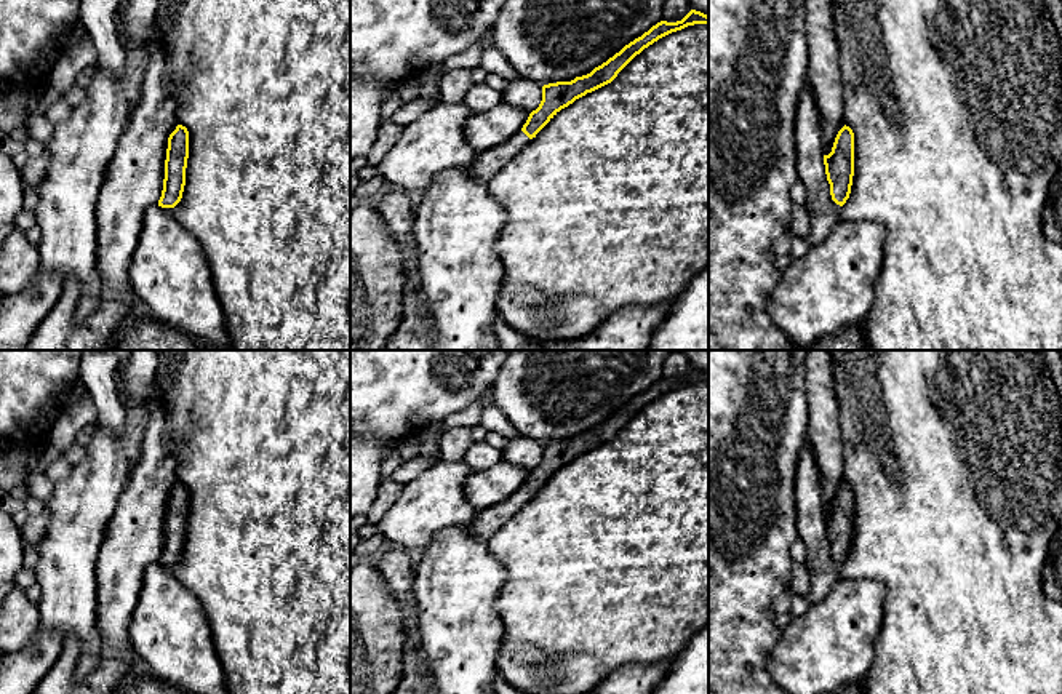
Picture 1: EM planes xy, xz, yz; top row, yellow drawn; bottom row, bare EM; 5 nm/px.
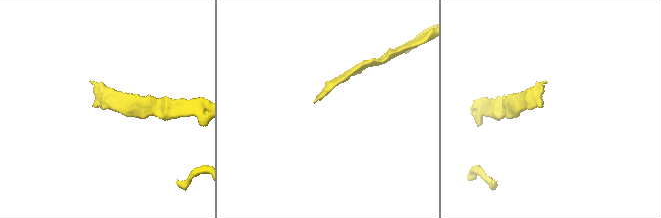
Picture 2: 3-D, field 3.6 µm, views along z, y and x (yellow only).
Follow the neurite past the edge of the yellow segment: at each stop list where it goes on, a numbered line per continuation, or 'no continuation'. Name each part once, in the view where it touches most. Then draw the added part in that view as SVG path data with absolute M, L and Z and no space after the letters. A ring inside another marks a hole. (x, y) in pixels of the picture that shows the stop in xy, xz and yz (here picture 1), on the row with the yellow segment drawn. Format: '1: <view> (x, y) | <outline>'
1: xz (490, 162) | M520 130L504 144L480 152L470 166L475 179L488 184L531 139Z

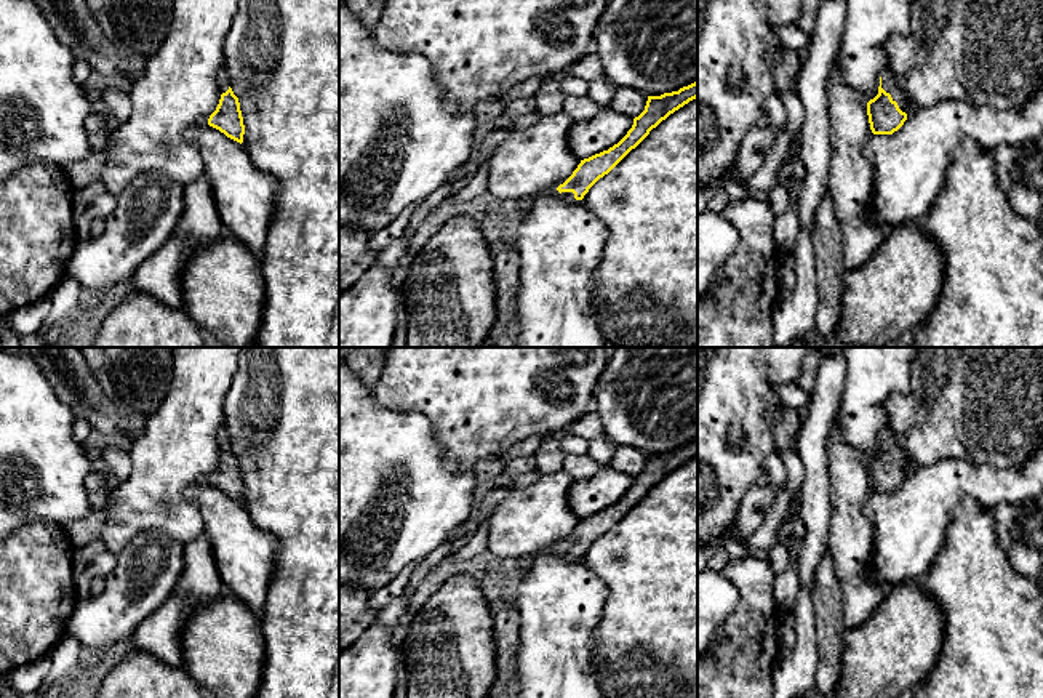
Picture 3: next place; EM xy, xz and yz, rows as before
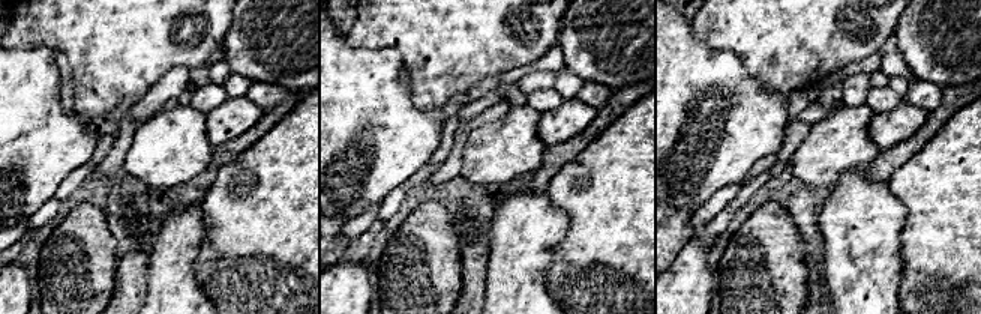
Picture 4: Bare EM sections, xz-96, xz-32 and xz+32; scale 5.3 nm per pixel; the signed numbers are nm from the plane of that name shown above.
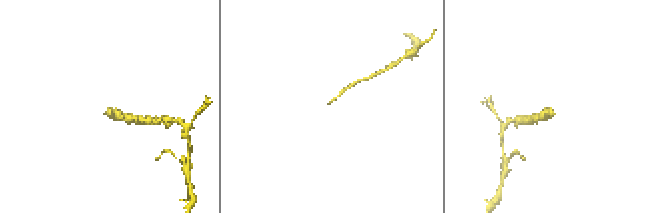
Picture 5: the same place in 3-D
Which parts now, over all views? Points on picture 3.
1: yz (888, 82) | M885 72L885 74L881 75L881 88L883 88L886 93L891 94L893 101L897 102L897 106L899 106L899 109L901 109L902 112L907 110L907 99L905 99L902 90L899 88L897 80L894 78L893 74Z

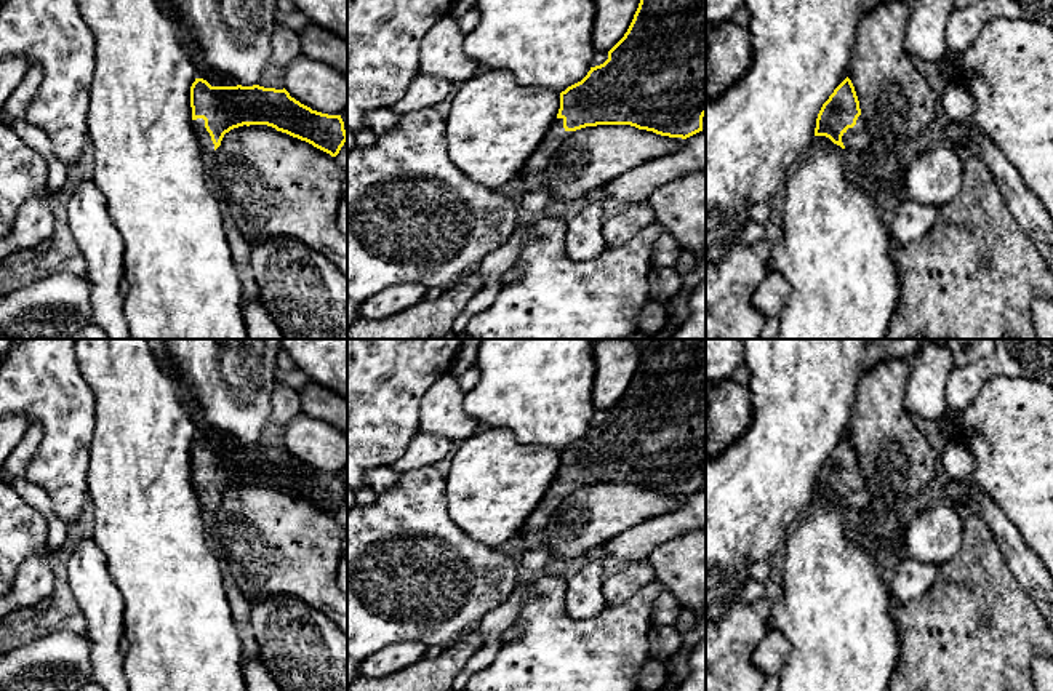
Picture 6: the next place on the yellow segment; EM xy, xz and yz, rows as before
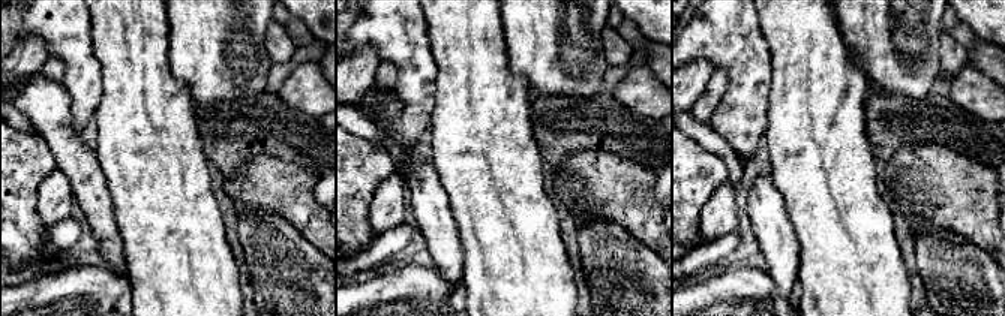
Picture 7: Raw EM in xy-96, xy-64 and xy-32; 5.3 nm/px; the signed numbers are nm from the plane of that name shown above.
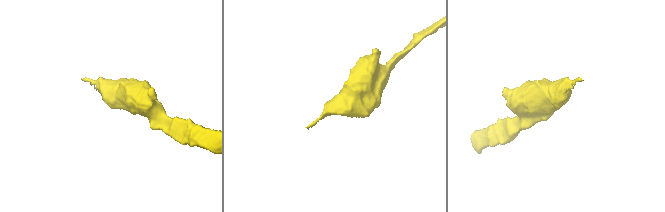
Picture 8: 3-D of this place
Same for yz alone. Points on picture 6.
1: yz (855, 139) | M863 115L858 117L853 128L848 128L843 133L842 142L845 146L845 150L851 154L861 152L869 146L869 133Z

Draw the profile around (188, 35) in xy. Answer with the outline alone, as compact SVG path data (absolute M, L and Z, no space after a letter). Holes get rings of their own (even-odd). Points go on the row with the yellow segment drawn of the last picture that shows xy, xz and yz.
M157 0L157 2L162 11L176 22L181 42L189 50L190 59L198 72L198 78L206 80L211 86L237 86L238 83L226 80L206 67L202 51L198 48L198 37L195 30L179 22L179 18L173 10L171 0Z

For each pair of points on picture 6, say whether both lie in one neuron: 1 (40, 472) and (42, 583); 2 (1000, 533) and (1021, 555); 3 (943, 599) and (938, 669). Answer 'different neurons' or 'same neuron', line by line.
1: different neurons
2: same neuron
3: same neuron

